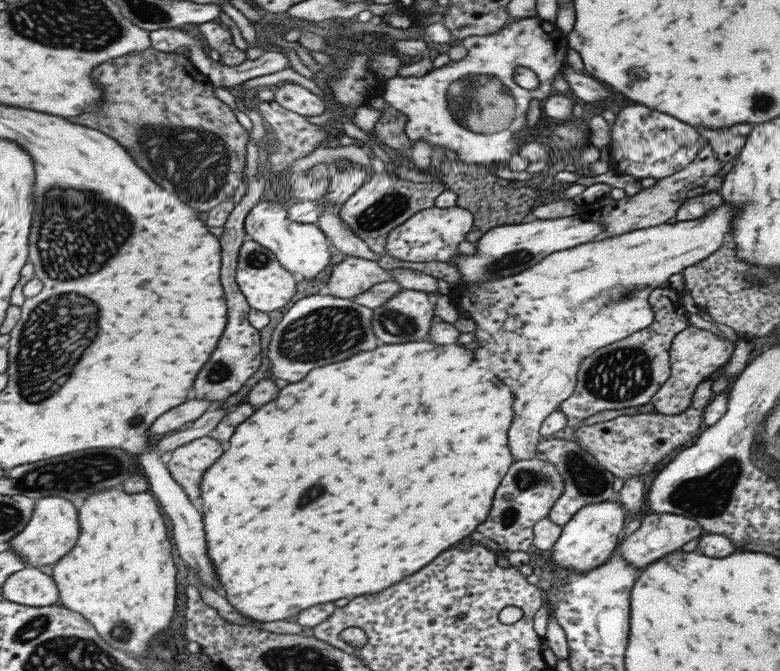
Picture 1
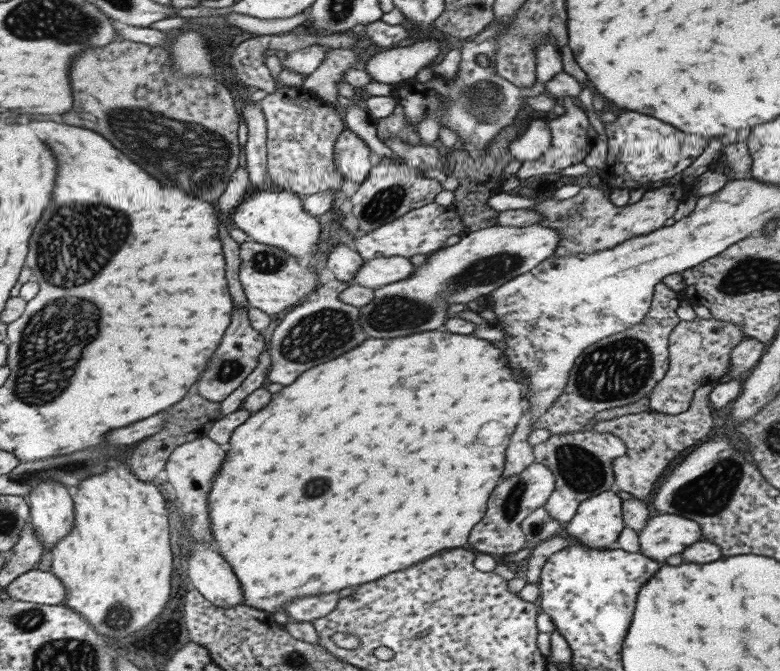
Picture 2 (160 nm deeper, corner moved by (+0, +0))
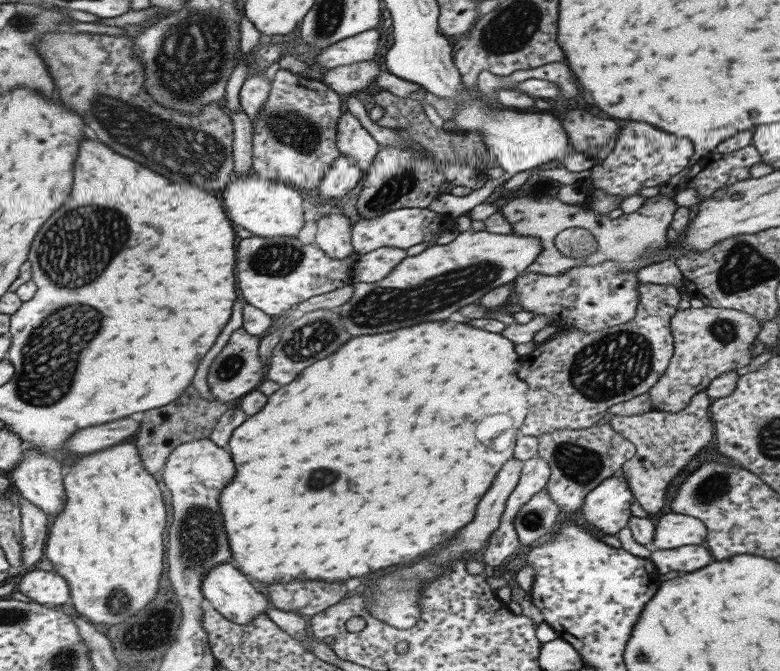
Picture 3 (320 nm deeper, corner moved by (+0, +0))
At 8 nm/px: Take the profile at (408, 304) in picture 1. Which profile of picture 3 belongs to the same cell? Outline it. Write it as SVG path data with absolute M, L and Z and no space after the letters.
M467 230L447 244L430 244L416 256L402 258L377 282L352 283L351 298L340 304L336 313L351 336L445 320L457 308L478 301L487 291L525 273L541 249L539 239L534 236Z

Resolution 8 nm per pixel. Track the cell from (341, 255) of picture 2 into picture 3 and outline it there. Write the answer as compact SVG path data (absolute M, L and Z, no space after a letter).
M330 210L315 220L316 232L314 244L332 259L345 259L353 250L350 243L349 219Z

